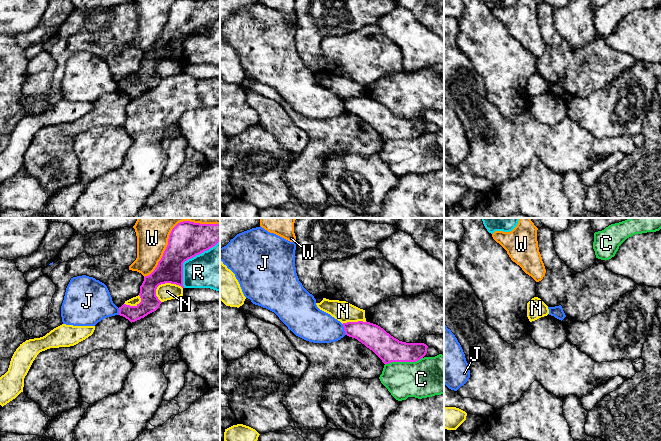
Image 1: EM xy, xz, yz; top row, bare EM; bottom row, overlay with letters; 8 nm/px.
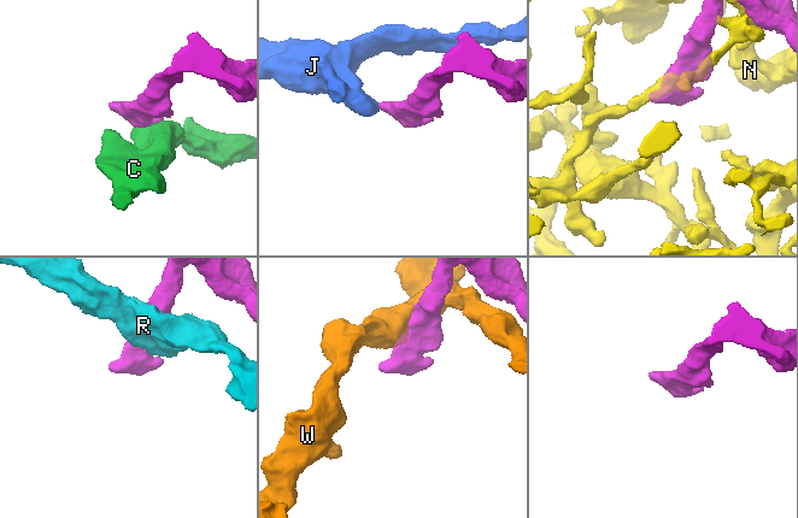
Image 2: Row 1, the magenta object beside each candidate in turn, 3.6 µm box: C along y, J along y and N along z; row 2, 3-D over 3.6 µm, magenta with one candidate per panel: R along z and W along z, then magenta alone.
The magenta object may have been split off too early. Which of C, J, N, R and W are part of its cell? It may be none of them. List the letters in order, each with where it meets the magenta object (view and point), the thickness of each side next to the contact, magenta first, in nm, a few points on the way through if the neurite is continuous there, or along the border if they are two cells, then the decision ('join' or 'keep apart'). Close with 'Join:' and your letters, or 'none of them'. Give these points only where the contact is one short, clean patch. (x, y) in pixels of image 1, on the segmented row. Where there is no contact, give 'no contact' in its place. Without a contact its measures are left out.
C: xz (403, 361) | 200/320 nm | along xz (422, 357), (415, 361), (391, 361), (385, 364) | keep apart
J: xz (344, 329) | 200/280 nm | along xz (342, 324), (346, 334) | keep apart
N: xy (165, 282) | 200/140 nm | keep apart
R: xy (189, 258) | 300/340 nm | keep apart
W: xy (171, 231) | 300/300 nm | keep apart
Join: none of them

